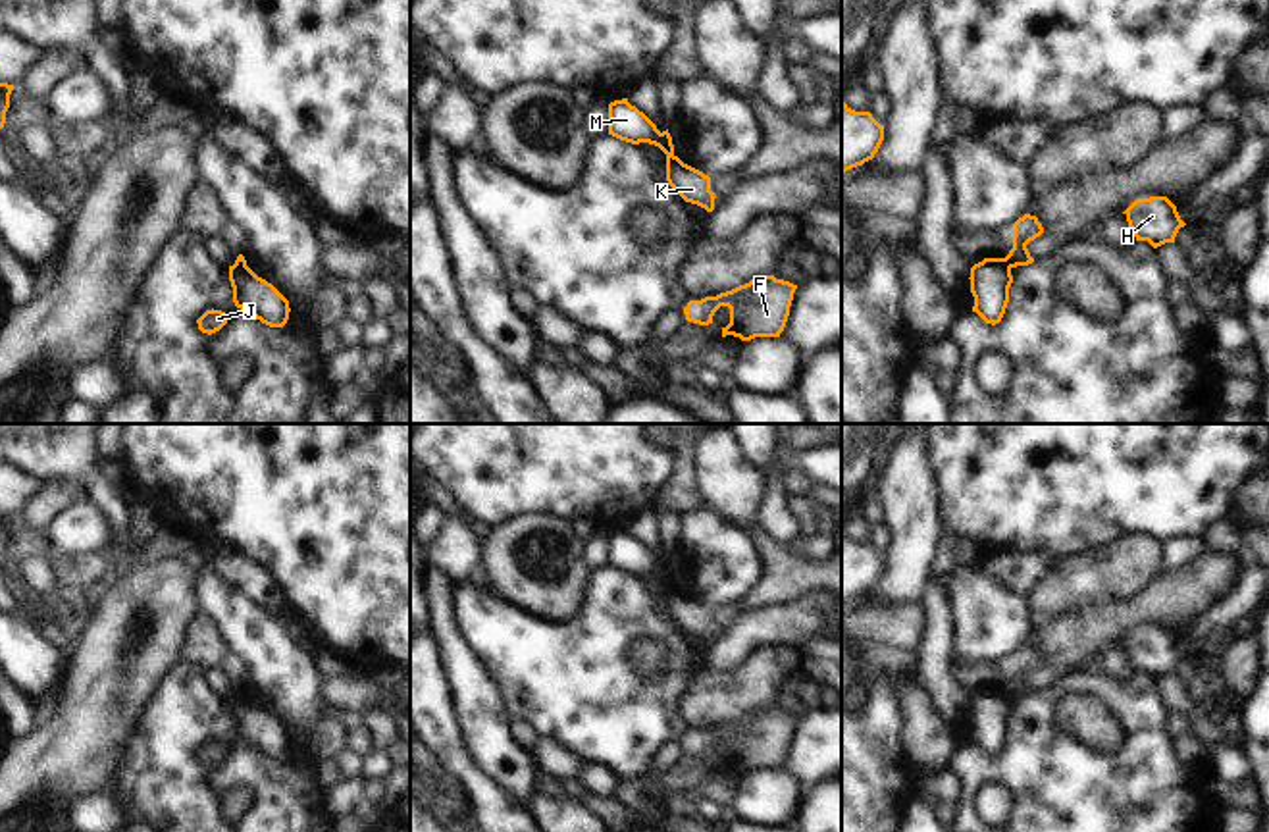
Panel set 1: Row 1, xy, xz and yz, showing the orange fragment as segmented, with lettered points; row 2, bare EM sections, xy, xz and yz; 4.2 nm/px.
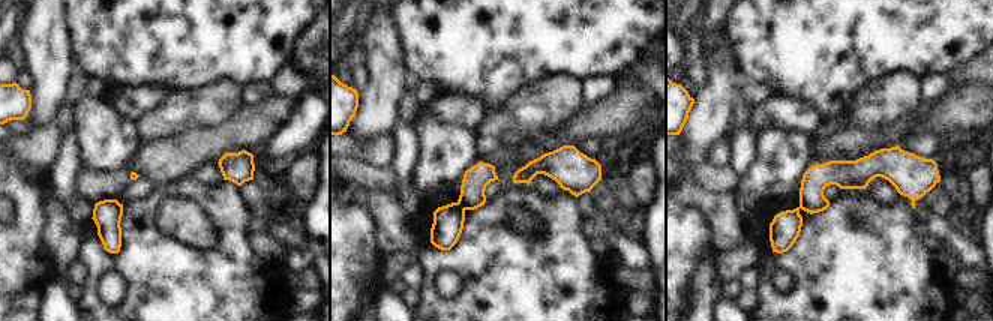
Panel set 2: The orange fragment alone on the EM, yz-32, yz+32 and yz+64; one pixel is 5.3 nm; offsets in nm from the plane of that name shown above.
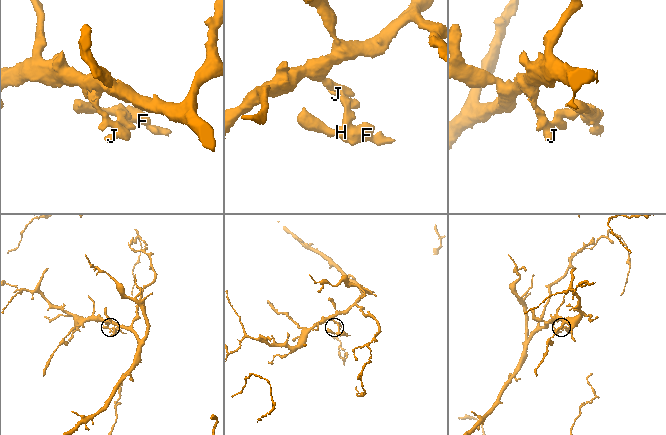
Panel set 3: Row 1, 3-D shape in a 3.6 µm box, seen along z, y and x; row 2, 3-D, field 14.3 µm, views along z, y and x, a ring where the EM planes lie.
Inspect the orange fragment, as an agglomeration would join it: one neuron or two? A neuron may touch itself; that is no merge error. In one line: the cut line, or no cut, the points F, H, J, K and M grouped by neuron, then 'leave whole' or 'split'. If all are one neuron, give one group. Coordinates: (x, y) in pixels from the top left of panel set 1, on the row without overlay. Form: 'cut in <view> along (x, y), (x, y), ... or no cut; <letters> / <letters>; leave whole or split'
cut in yz along (1004, 690), (1010, 700); F H K / J M; split

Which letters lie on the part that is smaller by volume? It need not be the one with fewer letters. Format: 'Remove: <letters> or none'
Remove: F, H, K

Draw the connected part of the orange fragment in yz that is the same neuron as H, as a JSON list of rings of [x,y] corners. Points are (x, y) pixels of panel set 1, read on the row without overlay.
[[[1167,628],[1138,630],[1123,645],[1136,672],[1148,672],[1153,680],[1175,674],[1186,657]]]

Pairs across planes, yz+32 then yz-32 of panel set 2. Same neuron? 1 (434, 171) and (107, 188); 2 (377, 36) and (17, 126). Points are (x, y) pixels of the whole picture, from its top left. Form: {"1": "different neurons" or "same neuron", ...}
{"1": "different neurons", "2": "different neurons"}

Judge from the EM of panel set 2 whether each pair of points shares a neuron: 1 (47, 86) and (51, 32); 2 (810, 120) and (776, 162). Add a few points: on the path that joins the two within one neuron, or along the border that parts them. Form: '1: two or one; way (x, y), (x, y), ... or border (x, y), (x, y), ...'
1: one; way (50, 72), (50, 45)
2: two; border (765, 128), (795, 129), (809, 137)

